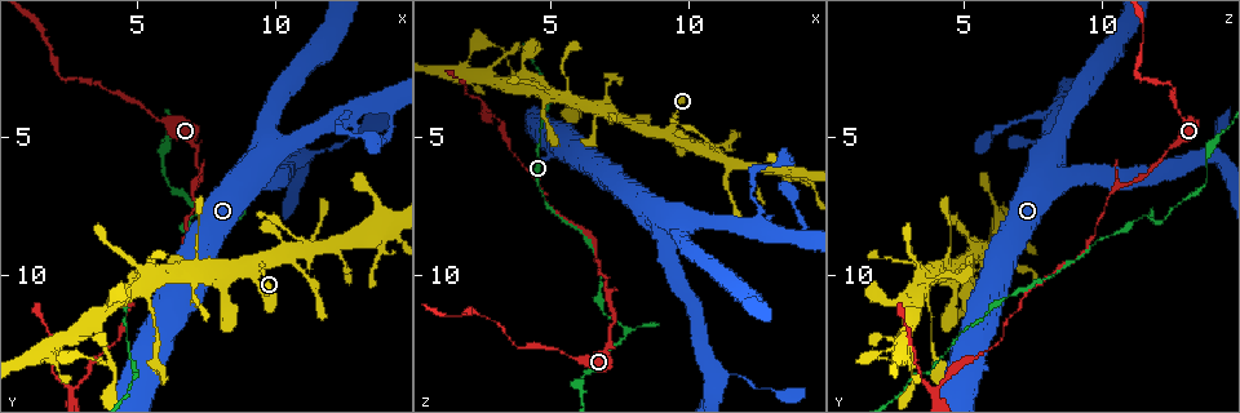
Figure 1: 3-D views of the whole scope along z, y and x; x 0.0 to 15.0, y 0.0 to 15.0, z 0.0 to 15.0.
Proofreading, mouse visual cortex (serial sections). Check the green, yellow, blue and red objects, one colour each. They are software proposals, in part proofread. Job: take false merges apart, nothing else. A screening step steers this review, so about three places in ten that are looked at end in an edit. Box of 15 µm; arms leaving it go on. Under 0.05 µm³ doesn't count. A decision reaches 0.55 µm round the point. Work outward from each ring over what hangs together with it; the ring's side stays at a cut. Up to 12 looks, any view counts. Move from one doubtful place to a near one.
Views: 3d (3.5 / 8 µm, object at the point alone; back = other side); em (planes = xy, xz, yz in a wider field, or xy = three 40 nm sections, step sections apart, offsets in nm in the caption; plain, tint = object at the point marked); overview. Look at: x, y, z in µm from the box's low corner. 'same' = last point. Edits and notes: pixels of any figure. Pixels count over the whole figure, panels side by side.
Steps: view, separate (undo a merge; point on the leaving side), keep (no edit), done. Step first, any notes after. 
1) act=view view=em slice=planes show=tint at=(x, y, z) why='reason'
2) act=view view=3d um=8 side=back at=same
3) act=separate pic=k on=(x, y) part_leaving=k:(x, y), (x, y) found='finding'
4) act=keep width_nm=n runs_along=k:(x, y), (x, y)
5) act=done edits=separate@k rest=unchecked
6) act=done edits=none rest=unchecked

act=view view=3d um=3.5 at=(5.4, 11.1, 3.6) why='thick turns thin'

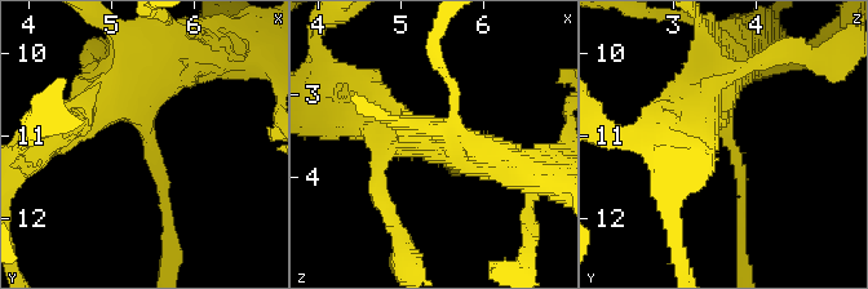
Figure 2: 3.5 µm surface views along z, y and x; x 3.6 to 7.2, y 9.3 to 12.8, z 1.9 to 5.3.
act=view view=em slice=xy step=5 show=tint at=(5.45, 11.10, 3.65) why='shape alone is not enough'

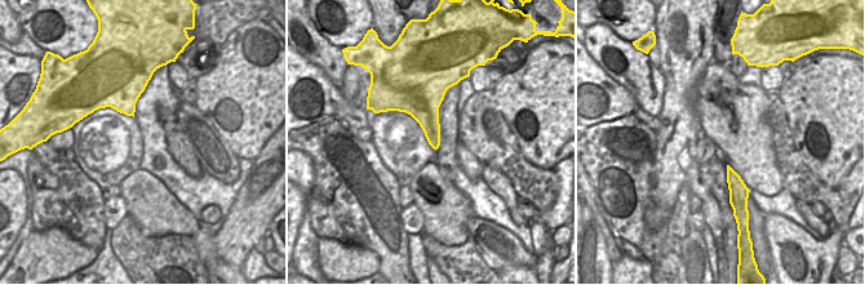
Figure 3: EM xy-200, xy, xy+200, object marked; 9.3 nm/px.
act=view view=em slice=planes show=tint at=same

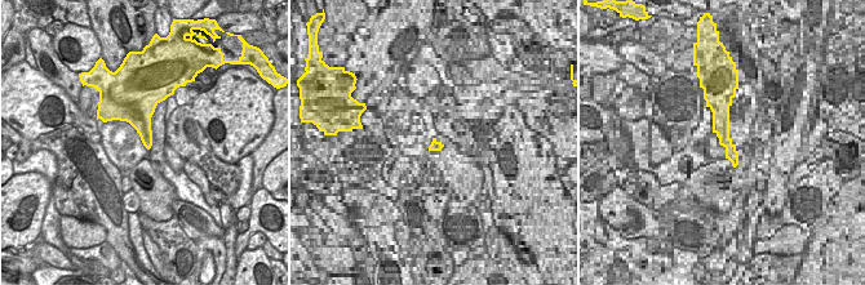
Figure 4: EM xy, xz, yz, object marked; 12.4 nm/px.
act=keep arm_widths_nm=150,450 runs_along=2:(721, 70), (742, 221) found='one cell here'

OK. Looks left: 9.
act=view view=3d um=3.5 at=(2.6, 14.2, 3.9) why='a narrow waist'

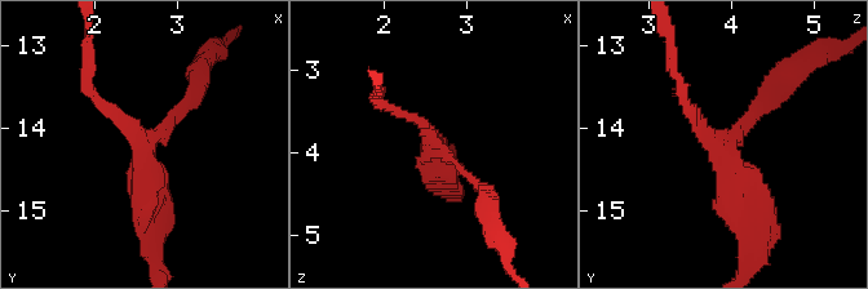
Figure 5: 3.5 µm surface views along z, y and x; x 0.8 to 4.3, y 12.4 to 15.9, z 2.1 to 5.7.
act=view view=em slice=planes show=tint at=(2.65, 14.15, 3.95) arms=3 arm_widths_nm=150,150,400

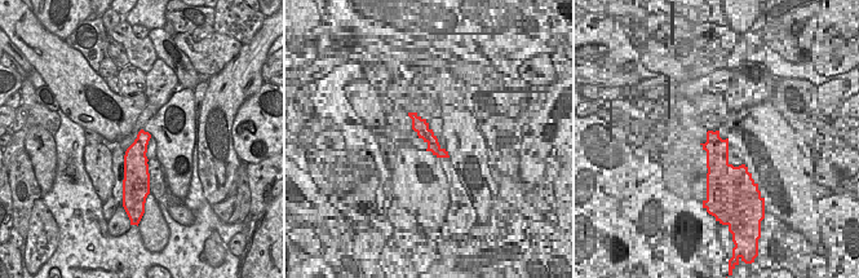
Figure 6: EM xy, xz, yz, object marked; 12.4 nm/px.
act=keep runs_along=5:(196, 83), (146, 151), (165, 207) found='all the same cell'

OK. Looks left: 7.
act=view view=3d um=3.5 at=(7.0, 9.4, 4.4) why='thick turns thin'

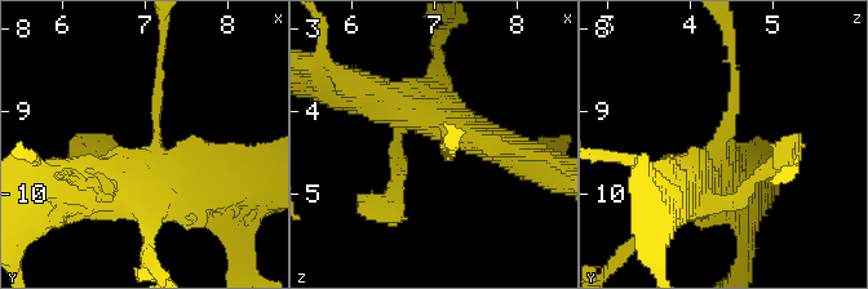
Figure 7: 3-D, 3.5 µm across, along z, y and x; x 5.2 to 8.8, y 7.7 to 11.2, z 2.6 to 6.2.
act=view view=em slice=xy step=5 show=tint at=(7.15, 9.35, 4.35) why='shape alone is not enough'

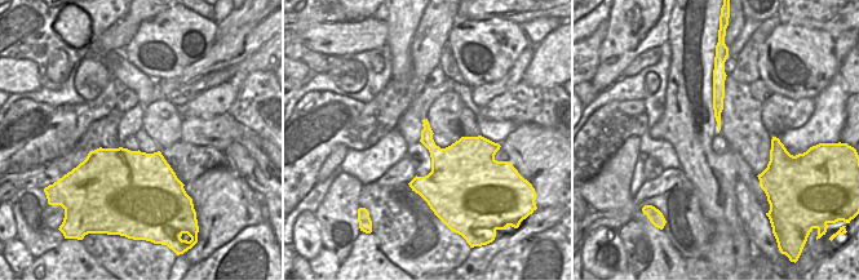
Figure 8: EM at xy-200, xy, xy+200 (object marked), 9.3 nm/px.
act=keep runs_along=7:(215, 186), (155, 142), (159, 56) found='continuous, no second cell'

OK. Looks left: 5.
act=view view=3d um=3.5 at=(5.4, 4.1, 12.8) why='thin neck'

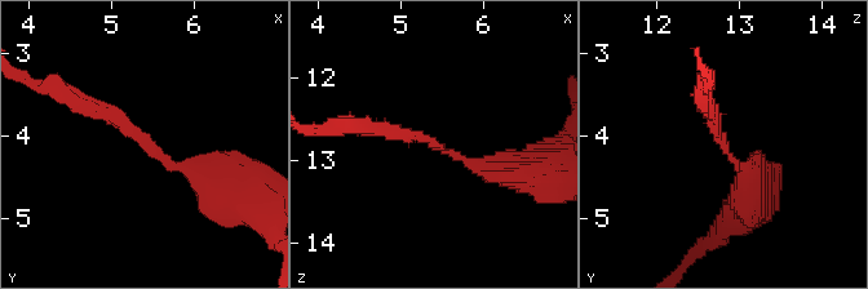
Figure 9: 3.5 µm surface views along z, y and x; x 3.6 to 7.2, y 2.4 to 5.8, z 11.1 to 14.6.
act=view view=em slice=xy step=3 show=tint at=(5.35, 4.05, 12.80) arm_widths_nm=200,200 why='need the tissue'

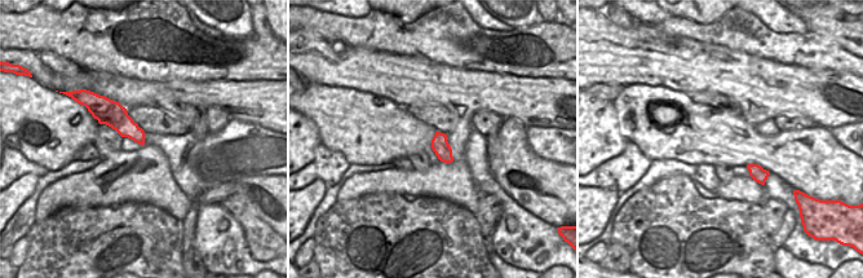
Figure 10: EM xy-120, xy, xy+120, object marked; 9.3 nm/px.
act=keep runs_along=9:(208, 176), (176, 168), (116, 116), (69, 97) found='continuous, no second cell'

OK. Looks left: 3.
act=view view=3d um=3.5 at=(2.4, 2.9, 11.3) why='abrupt turn'

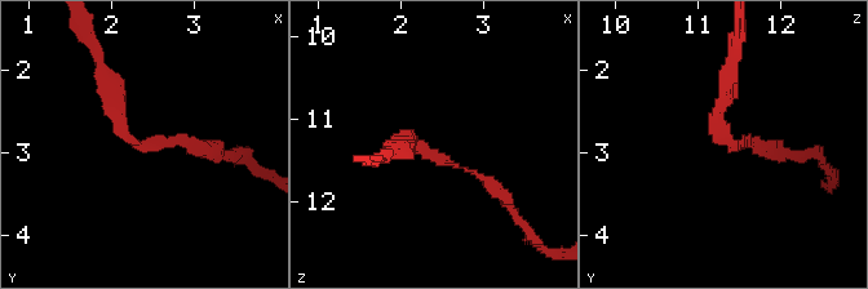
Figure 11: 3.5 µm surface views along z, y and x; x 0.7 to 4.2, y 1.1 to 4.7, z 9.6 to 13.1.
act=view view=em slice=xy step=3 show=tint at=(2.30, 2.85, 11.40)

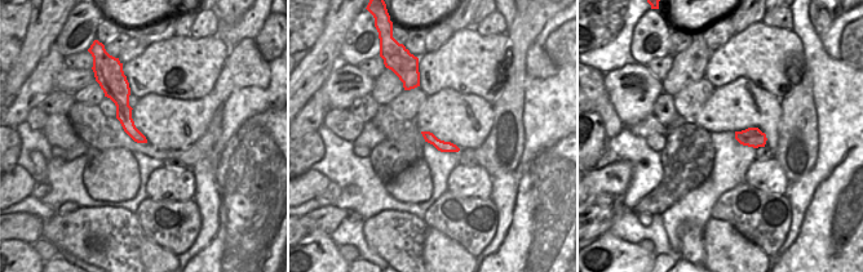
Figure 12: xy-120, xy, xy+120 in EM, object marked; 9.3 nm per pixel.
act=view view=em slice=planes show=tint at=same

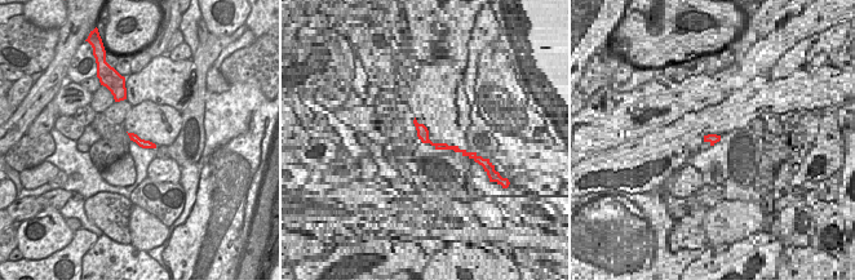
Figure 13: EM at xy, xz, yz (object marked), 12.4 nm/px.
act=keep runs_along=13:(131, 134), (140, 142), (154, 146) found='continuous, no second cell'

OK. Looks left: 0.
act=done edits=none rest=unchecked

